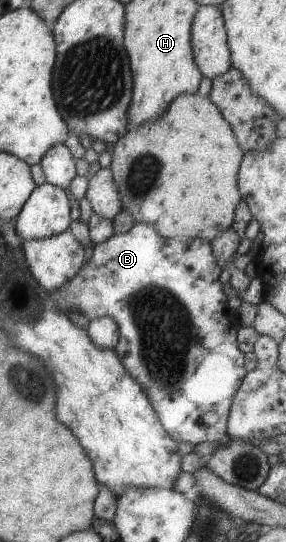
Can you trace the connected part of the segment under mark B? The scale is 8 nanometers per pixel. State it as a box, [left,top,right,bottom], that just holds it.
[48,222,246,445]

